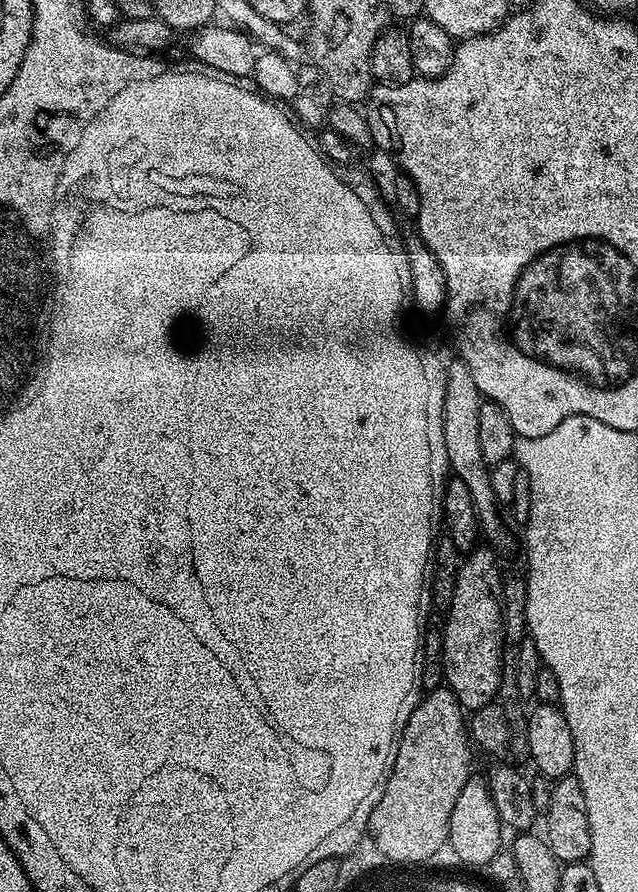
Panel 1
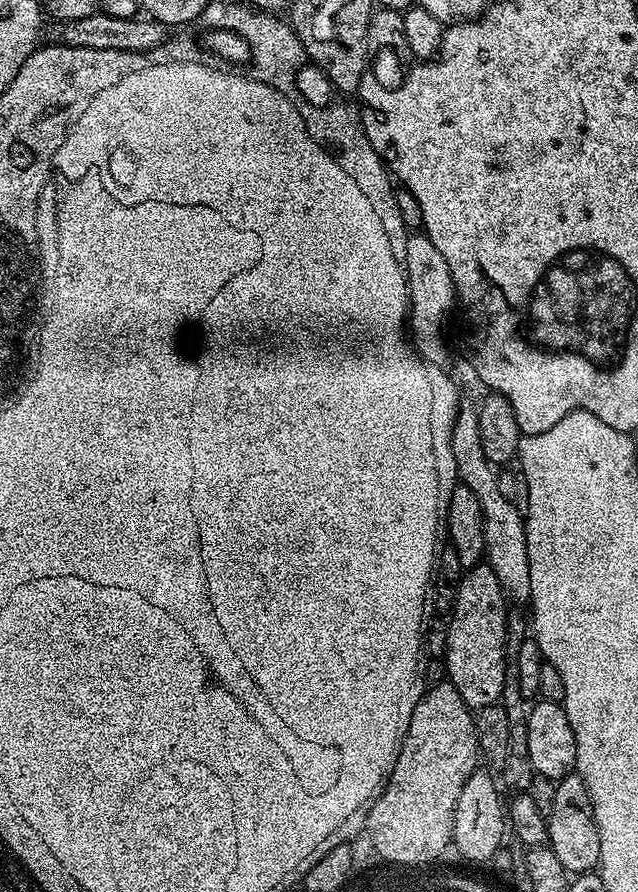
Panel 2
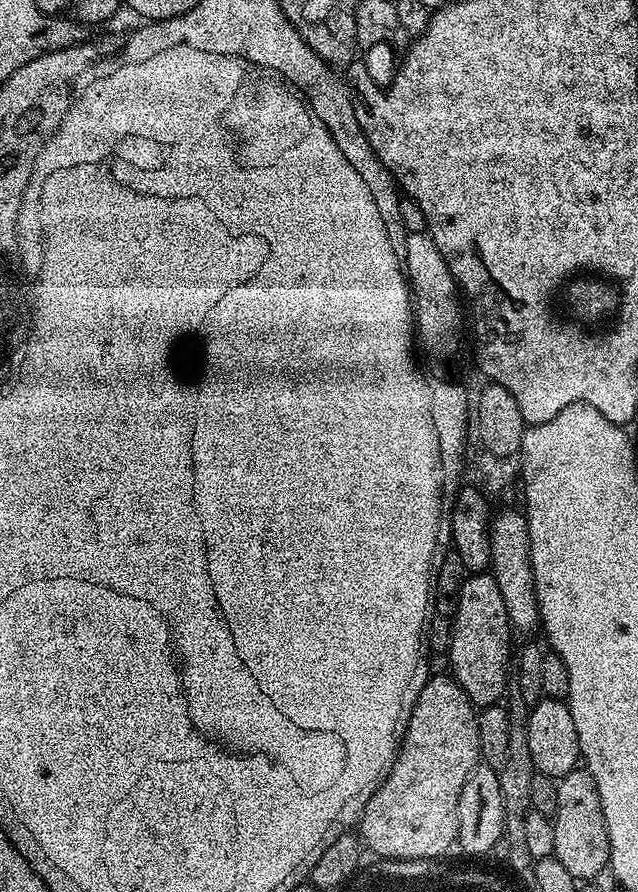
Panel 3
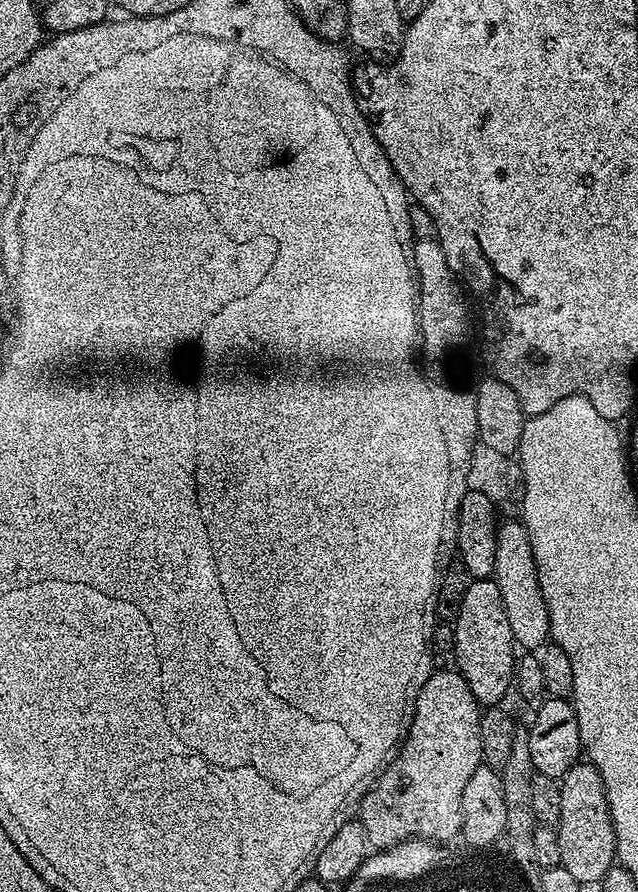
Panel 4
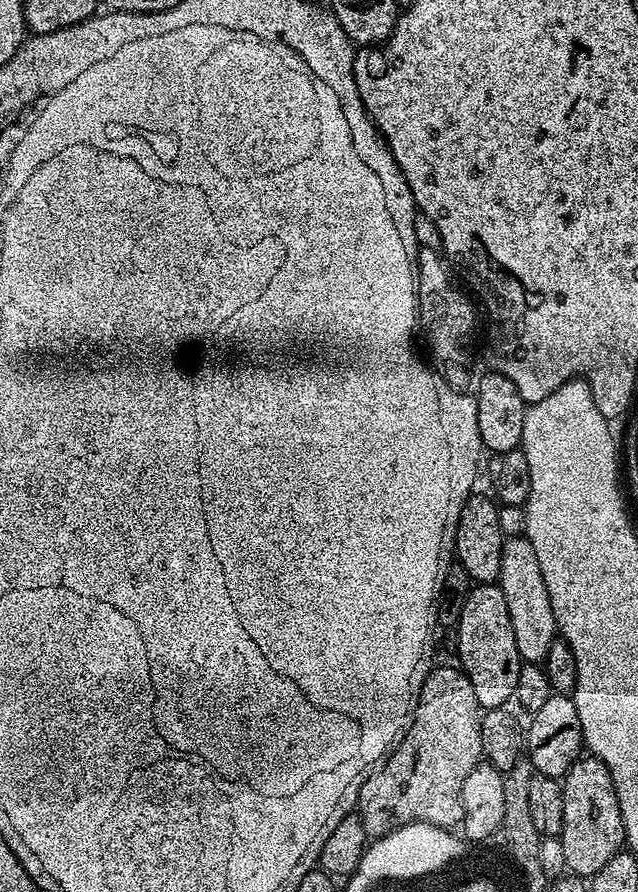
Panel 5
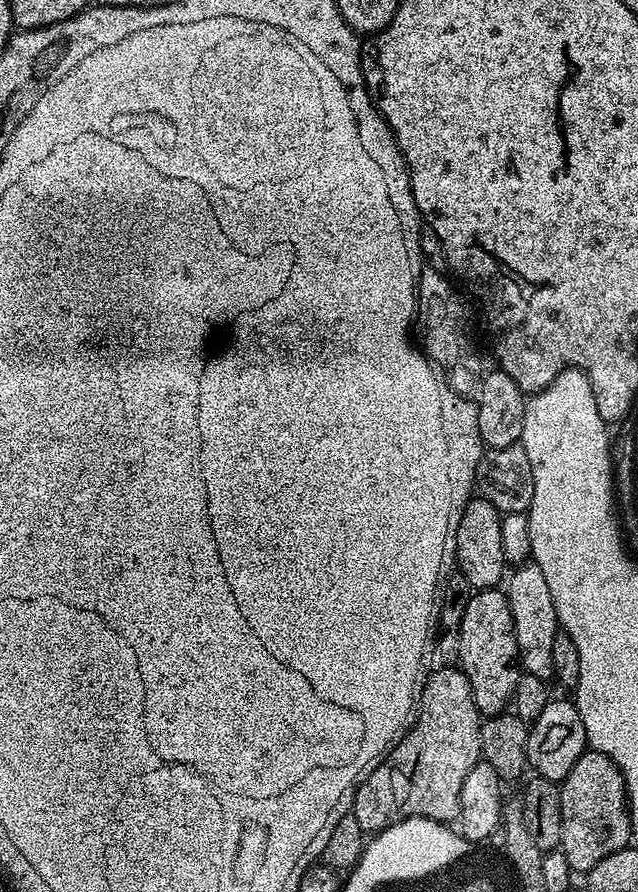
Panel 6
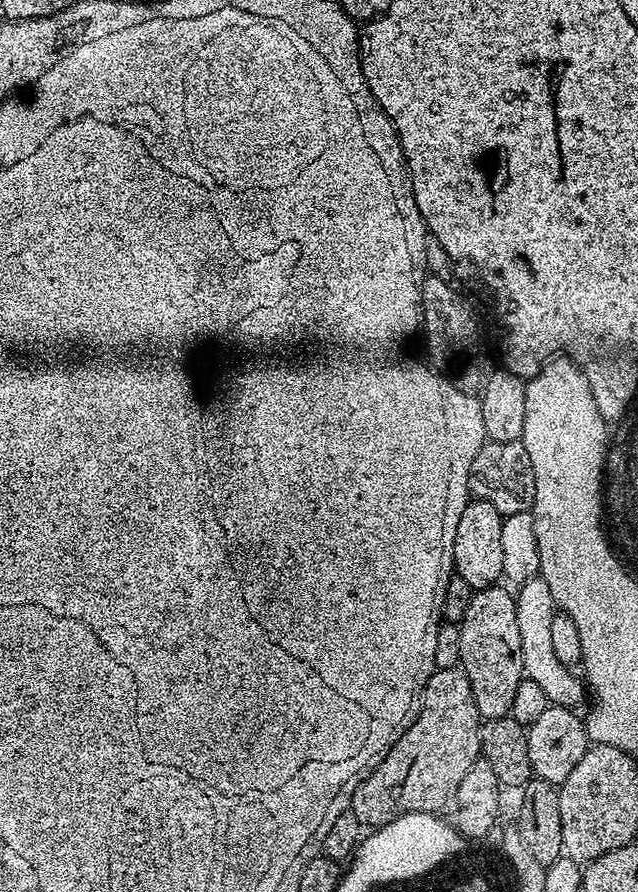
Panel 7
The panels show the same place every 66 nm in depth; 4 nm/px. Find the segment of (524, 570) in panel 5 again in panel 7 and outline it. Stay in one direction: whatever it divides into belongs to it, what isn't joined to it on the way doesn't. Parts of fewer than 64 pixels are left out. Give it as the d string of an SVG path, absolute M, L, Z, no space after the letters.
M535 578L519 585L515 593L516 613L518 614L518 638L522 638L522 662L527 679L542 689L549 705L558 708L579 709L579 704L586 700L586 684L567 664L558 662L554 655L554 646L550 642L550 622L554 615L554 605L550 586L542 579Z

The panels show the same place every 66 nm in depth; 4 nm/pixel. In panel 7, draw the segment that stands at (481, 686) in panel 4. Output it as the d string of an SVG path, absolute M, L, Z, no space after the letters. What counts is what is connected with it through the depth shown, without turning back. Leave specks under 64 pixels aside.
M493 586L490 588L482 588L473 591L470 598L470 606L466 609L466 614L460 619L460 662L459 667L463 668L468 681L470 682L470 690L474 690L474 706L478 706L478 714L484 720L497 720L503 716L509 715L514 706L514 694L518 691L518 686L521 680L525 679L524 663L522 662L522 638L518 638L518 614L516 613L516 598L515 595L506 589L500 588L501 586Z

